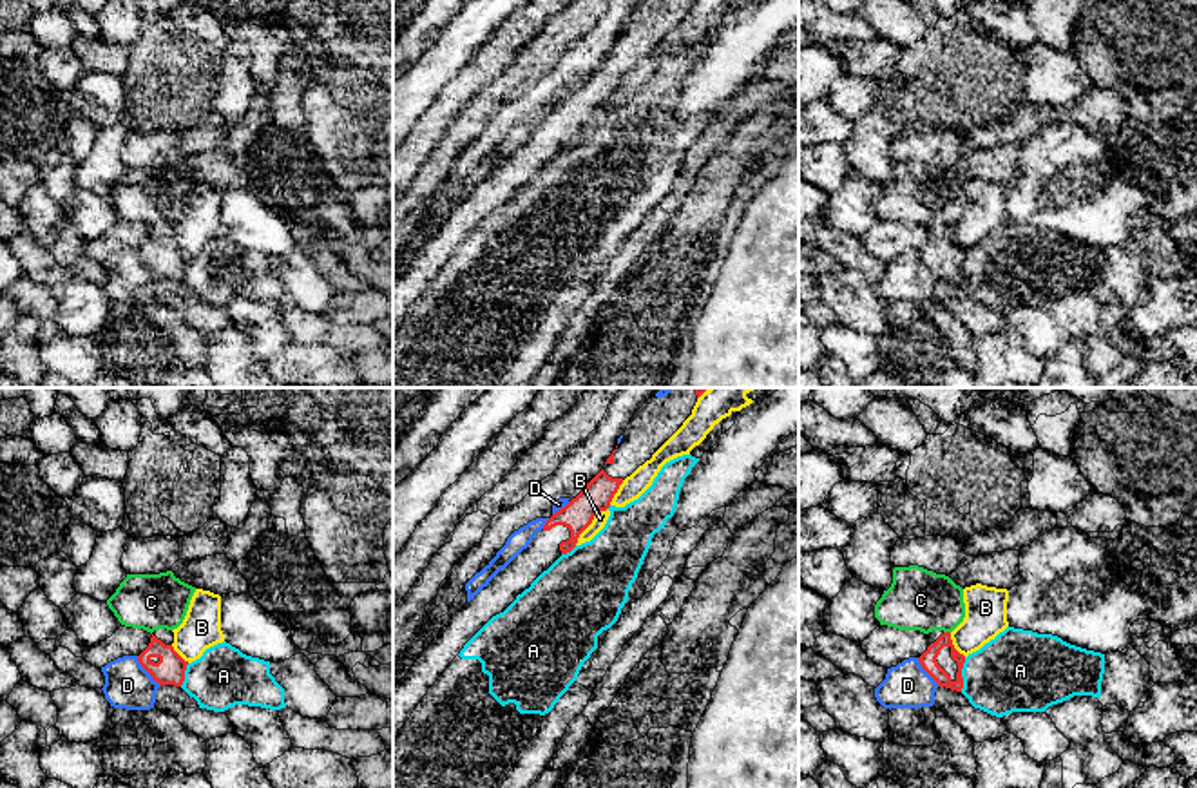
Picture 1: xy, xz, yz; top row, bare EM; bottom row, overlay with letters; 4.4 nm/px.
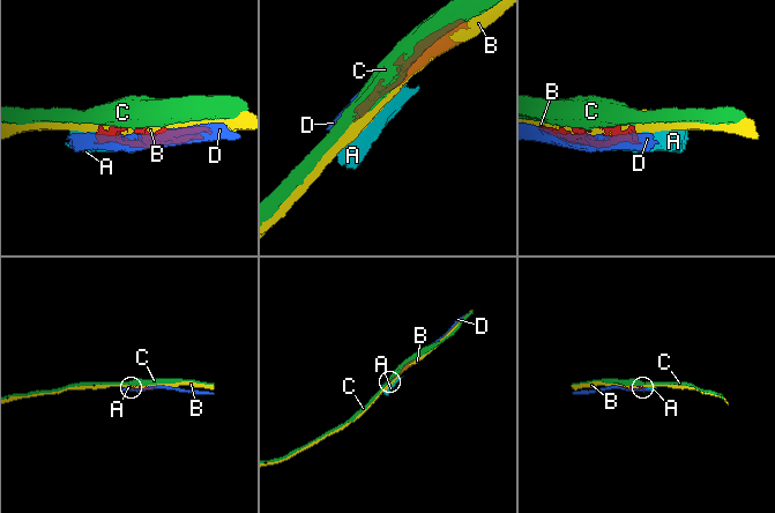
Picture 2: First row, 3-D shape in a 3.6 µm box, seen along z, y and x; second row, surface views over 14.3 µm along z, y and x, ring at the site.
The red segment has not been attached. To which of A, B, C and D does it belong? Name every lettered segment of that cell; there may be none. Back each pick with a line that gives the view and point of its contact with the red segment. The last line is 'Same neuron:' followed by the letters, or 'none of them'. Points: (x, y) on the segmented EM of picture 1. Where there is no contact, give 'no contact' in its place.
Same neuron: none of them

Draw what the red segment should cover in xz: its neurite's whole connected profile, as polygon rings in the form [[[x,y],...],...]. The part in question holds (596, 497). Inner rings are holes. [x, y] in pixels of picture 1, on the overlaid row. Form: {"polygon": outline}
{"polygon": [[[674,388],[666,397],[648,399],[634,413],[621,442],[587,487],[556,511],[543,529],[536,533],[529,547],[445,623],[435,641],[393,688],[393,741],[464,645],[493,616],[503,612],[561,554],[576,547],[579,534],[592,524],[594,516],[610,507],[623,480],[650,460],[683,426],[706,389],[710,388]]]}

